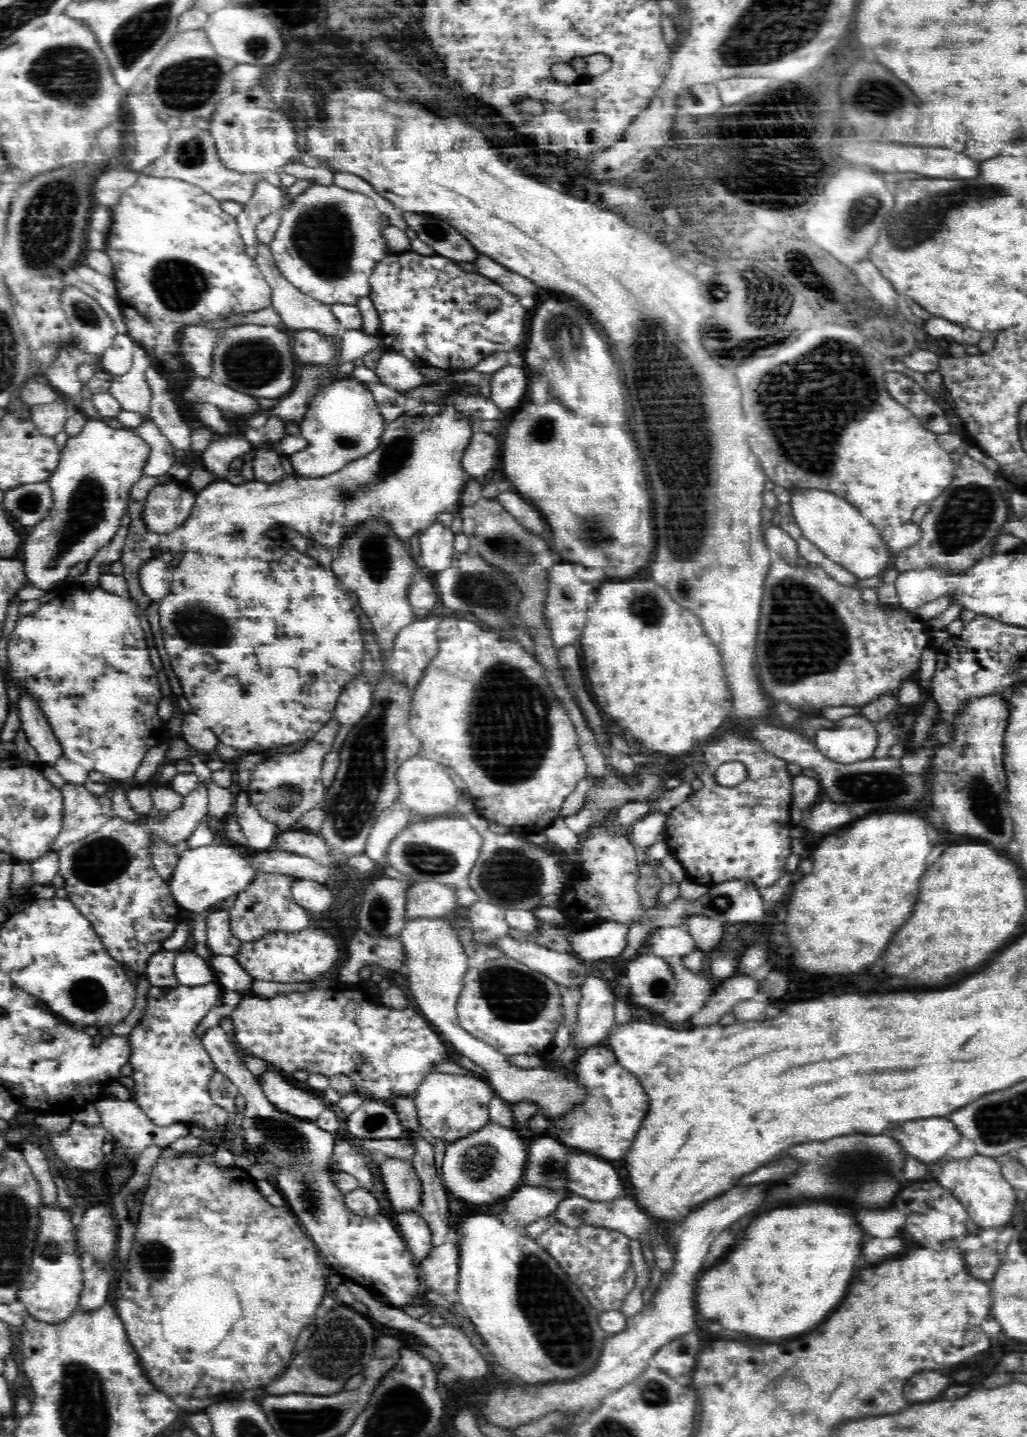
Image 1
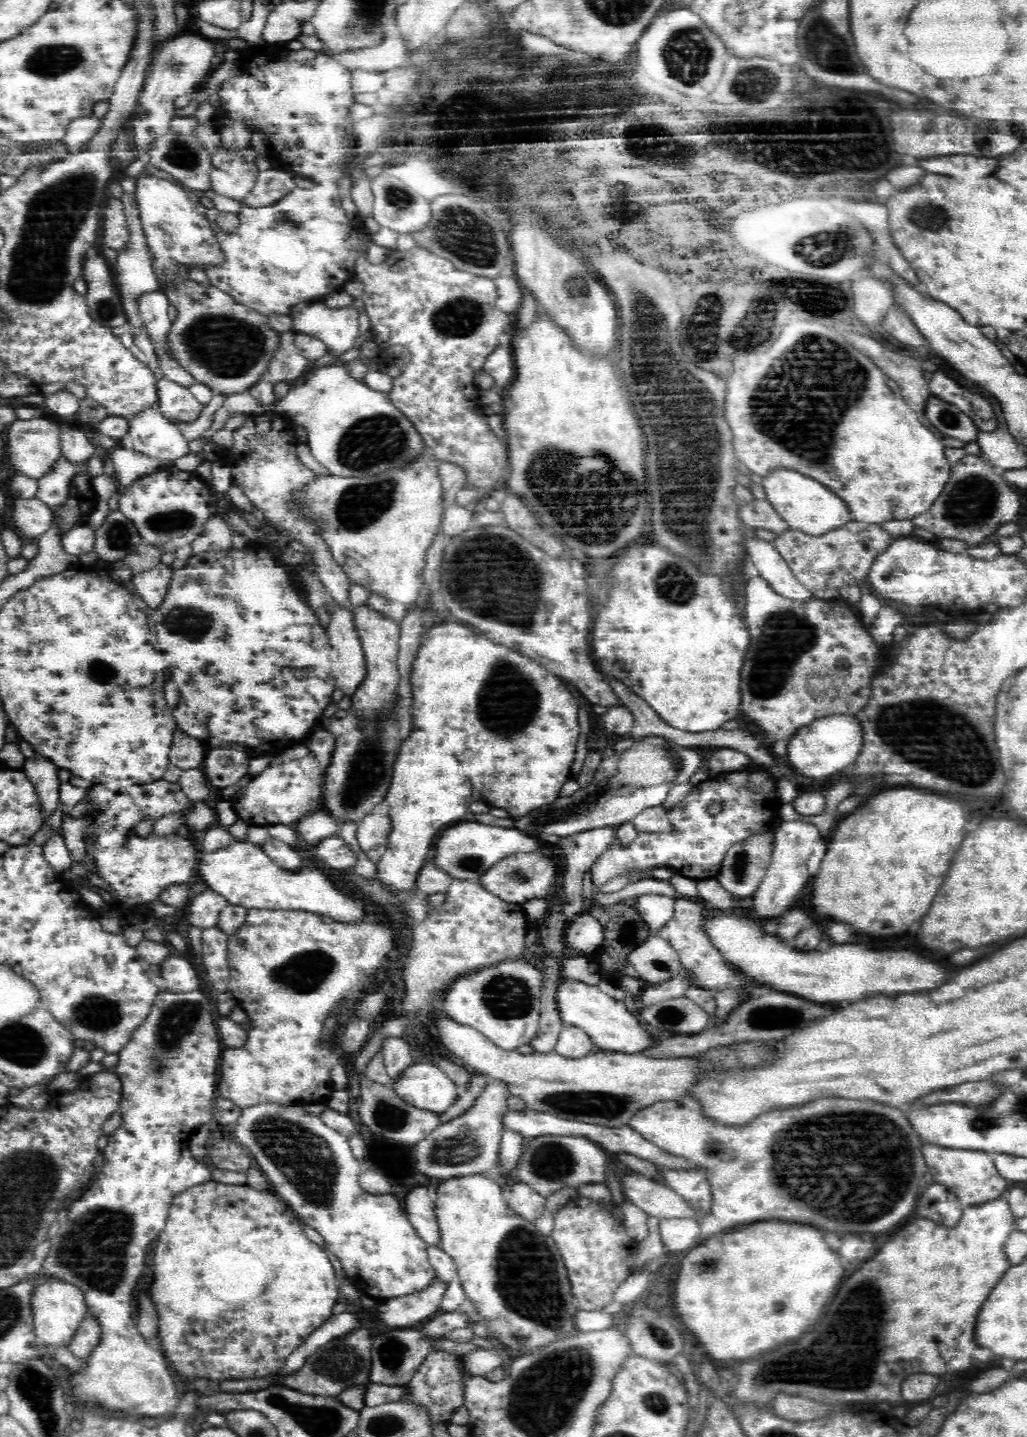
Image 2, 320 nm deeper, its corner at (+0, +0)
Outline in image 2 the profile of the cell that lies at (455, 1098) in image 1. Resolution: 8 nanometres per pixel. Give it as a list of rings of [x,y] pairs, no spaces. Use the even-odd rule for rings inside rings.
[[[414,1064],[410,1066],[404,1076],[392,1084],[391,1090],[397,1092],[406,1102],[420,1110],[427,1110],[434,1114],[444,1114],[456,1100],[458,1100],[458,1085],[450,1079],[448,1074],[434,1064]]]

